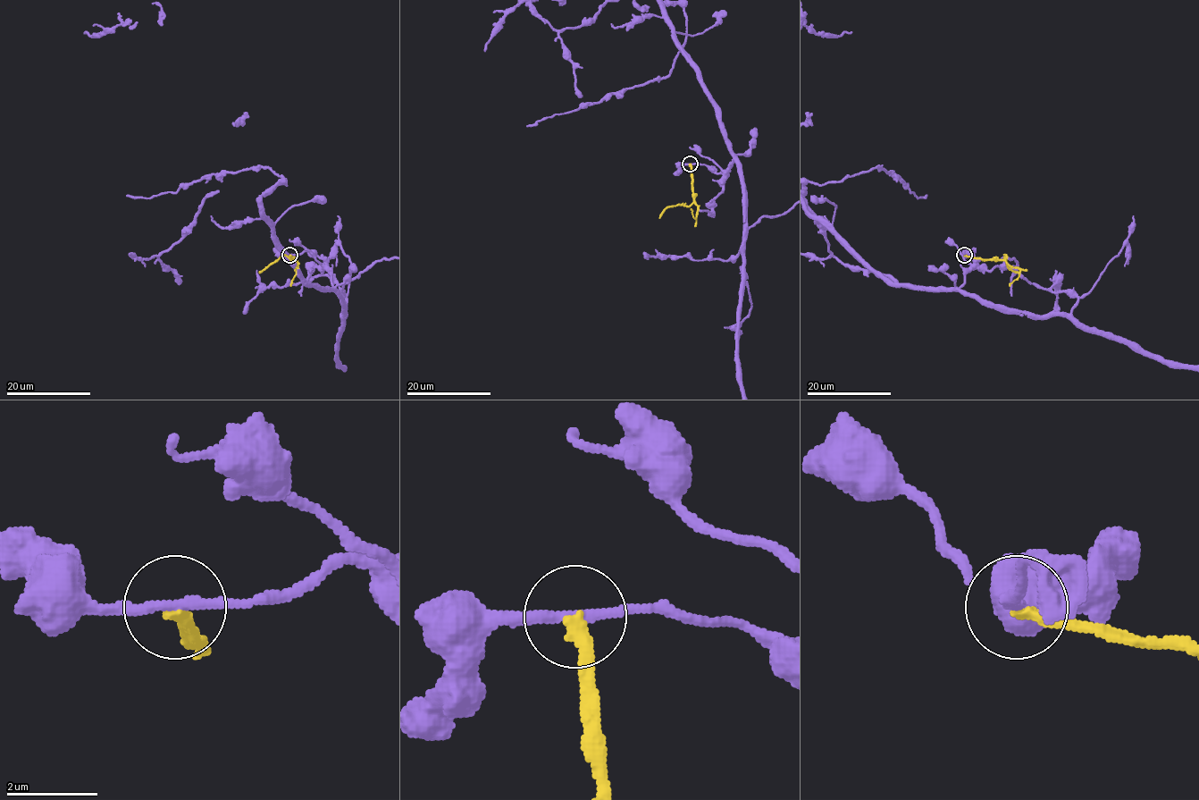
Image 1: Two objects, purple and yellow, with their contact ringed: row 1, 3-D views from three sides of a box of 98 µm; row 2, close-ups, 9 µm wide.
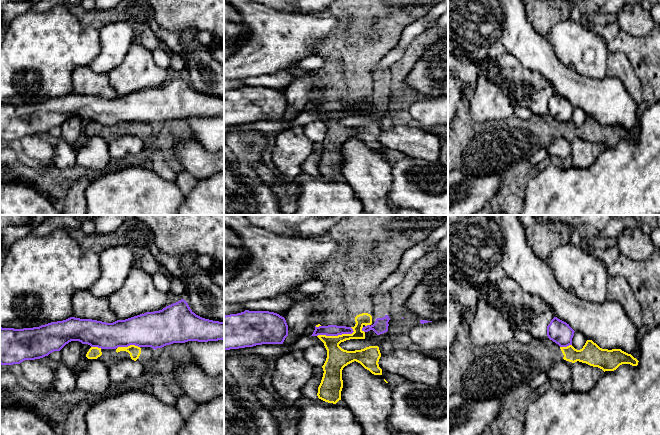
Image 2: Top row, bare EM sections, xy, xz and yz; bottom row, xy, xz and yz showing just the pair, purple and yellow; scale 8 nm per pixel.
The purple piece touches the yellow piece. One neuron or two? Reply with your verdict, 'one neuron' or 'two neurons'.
two neurons

